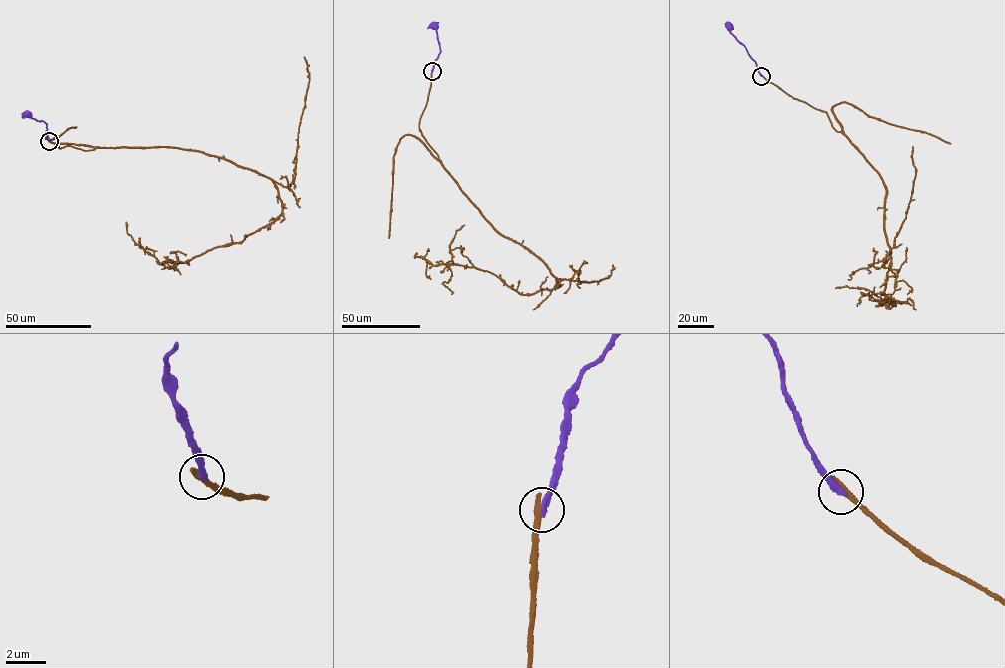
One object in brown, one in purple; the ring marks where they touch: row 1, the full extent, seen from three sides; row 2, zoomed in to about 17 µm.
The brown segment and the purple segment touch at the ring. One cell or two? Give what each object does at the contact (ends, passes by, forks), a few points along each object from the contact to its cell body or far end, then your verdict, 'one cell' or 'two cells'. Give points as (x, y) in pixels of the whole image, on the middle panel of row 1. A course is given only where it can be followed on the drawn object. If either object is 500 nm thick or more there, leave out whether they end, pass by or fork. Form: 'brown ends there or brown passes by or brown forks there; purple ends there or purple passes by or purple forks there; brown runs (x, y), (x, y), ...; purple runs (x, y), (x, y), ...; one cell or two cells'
brown ends there; purple ends there; brown runs (432, 71), (420, 130), (493, 227), (541, 259), (558, 285), (525, 295), (492, 273), (432, 265), (416, 253); purple runs (432, 71), (440, 50), (434, 26); two cells

